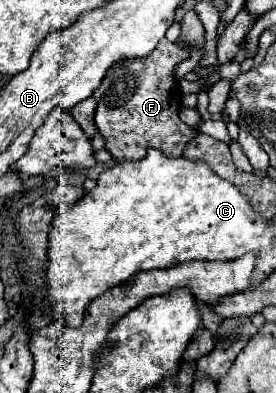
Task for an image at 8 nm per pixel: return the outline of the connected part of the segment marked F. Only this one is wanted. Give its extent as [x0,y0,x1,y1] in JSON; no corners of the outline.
[94,38,198,160]

